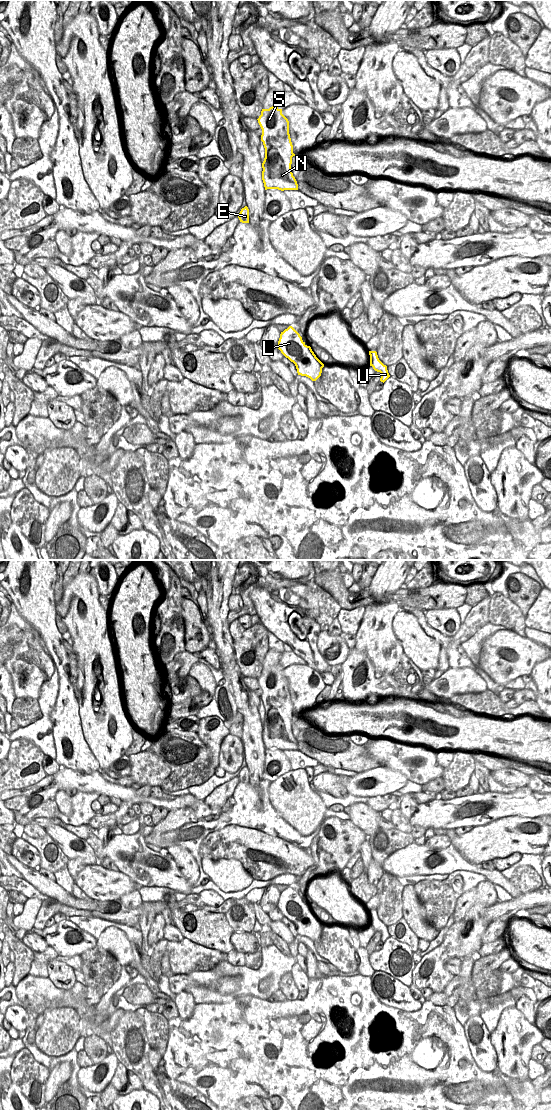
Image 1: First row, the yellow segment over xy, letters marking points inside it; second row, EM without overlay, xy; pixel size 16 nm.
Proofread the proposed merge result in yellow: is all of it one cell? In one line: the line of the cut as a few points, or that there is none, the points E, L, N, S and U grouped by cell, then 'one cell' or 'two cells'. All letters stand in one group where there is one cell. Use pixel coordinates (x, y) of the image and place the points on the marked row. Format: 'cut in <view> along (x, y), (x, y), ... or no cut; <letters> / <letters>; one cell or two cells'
no cut; E L N S U; one cell

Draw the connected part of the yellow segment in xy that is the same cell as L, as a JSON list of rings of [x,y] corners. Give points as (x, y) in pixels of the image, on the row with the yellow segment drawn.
[[[292,326],[281,332],[277,348],[295,364],[298,375],[306,376],[312,381],[321,376],[324,364]]]

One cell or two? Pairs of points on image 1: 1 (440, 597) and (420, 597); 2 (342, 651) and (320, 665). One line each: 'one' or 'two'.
1: one
2: two

